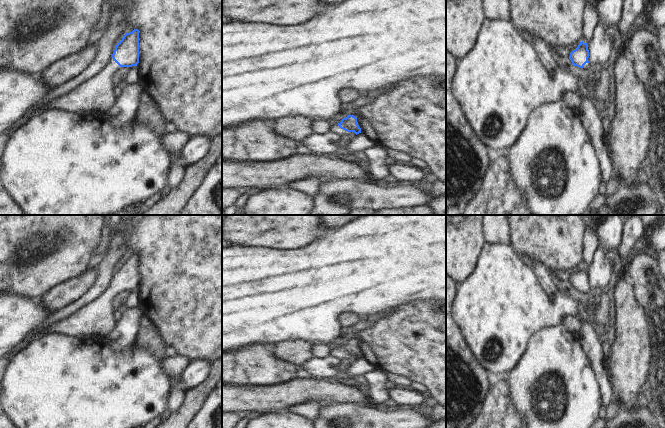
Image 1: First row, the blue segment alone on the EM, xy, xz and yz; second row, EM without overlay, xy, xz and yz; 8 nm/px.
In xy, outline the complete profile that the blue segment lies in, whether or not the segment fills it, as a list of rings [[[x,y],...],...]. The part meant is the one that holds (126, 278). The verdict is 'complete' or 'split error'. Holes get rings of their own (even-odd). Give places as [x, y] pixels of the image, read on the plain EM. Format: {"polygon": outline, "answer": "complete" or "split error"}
{"polygon": [[[138,253],[126,257],[116,269],[113,283],[100,296],[73,315],[52,325],[40,336],[54,333],[76,338],[106,338],[116,325],[111,310],[113,297],[117,292],[137,290],[139,287],[139,257]]], "answer": "split error"}

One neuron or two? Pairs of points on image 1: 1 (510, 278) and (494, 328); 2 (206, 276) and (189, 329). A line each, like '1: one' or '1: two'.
1: one
2: one

